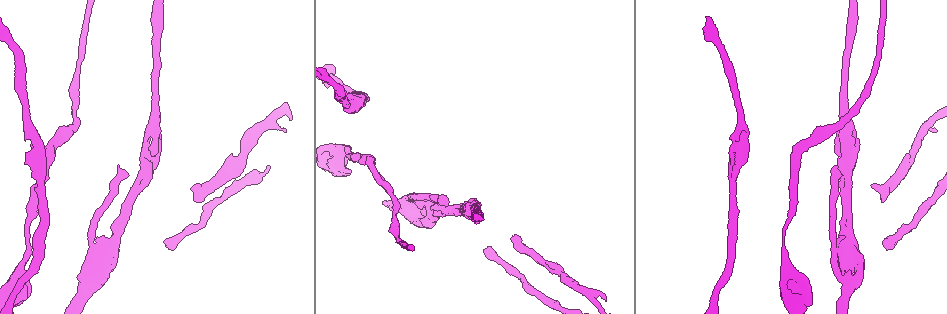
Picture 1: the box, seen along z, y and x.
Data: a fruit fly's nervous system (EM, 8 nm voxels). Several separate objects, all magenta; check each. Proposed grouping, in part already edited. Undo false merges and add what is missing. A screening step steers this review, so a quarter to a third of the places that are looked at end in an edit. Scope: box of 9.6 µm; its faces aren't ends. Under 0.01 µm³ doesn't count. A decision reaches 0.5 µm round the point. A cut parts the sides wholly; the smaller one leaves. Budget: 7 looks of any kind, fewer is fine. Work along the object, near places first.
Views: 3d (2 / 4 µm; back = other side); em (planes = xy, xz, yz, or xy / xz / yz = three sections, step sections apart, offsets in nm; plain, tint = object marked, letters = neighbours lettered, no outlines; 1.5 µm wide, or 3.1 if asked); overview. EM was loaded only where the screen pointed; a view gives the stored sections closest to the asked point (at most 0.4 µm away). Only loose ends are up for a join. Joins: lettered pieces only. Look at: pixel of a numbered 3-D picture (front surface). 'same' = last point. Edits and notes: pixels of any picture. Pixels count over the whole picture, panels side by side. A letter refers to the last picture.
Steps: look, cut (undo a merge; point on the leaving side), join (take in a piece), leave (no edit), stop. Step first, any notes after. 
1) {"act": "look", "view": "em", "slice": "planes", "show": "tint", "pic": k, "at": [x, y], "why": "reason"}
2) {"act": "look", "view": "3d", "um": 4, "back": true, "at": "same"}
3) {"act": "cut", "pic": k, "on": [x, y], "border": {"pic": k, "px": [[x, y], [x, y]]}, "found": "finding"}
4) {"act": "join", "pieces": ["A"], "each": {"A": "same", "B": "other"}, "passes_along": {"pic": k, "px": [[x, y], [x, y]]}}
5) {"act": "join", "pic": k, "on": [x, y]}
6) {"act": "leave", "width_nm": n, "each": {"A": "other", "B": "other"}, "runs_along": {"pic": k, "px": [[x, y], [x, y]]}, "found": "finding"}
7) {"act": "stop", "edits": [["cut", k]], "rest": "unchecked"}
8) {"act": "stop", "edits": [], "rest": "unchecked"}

{"act": "look", "view": "em", "slice": "planes", "show": "plain", "pic": 1, "at": [466, 215], "why": "arms part here"}

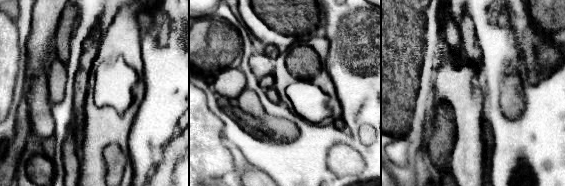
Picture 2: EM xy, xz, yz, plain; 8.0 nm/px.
{"act": "look", "view": "em", "slice": "planes", "show": "letters", "at": "same"}

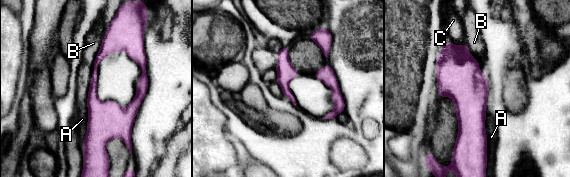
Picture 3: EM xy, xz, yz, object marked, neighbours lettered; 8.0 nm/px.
{"act": "leave", "each": {"A": "other", "B": "other", "C": "other"}, "border": {"pic": 3, "px": [[87, 111], [87, 130], [82, 141]]}, "found": "one neuron here"}

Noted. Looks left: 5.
{"act": "look", "view": "3d", "um": 4, "pic": 1, "at": [410, 215], "why": "touches itself"}

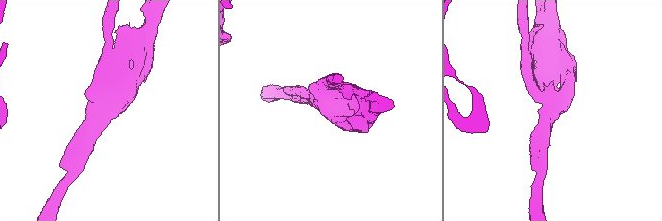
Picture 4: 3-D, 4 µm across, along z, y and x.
{"act": "look", "view": "em", "slice": "xy", "step": 4, "show": "tint", "pic": 4, "at": [105, 110], "why": "shape alone is not enough"}

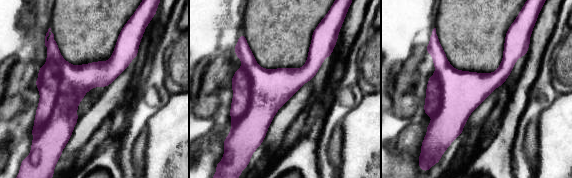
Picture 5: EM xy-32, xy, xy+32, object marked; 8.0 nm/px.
{"act": "look", "view": "em", "slice": "planes", "show": "letters", "at": "same", "why": "cut it another way"}

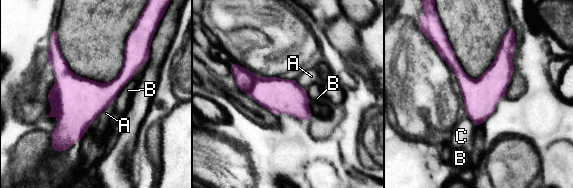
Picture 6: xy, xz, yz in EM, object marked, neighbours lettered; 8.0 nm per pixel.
{"act": "cut", "pic": 6, "on": [52, 95], "width_nm": 280, "each": {"A": "other", "B": "other", "C": "other"}, "found": "a second neuron is stuck on"}

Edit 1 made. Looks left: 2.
{"act": "stop", "edits": [["cut", 6]], "rest": "unchecked"}

